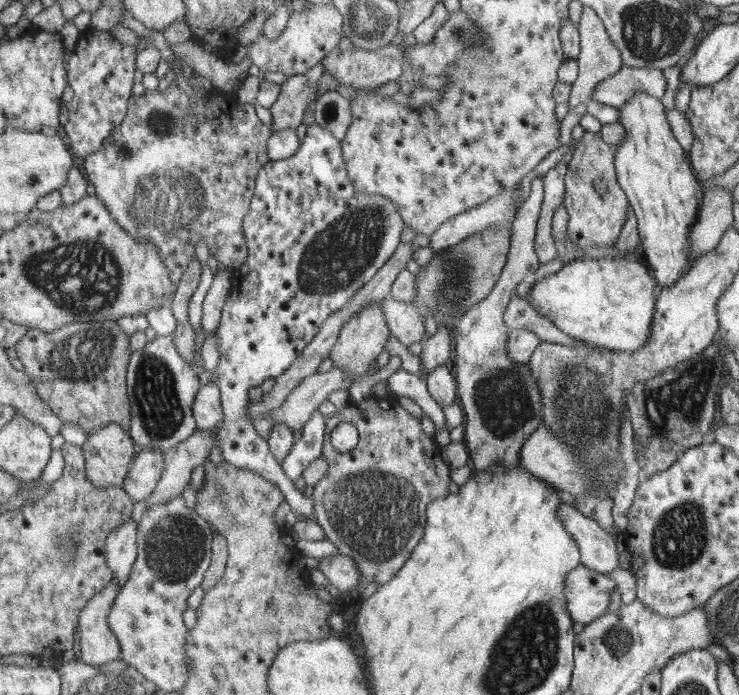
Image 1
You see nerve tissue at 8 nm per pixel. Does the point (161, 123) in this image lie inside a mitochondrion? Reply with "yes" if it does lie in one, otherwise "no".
yes

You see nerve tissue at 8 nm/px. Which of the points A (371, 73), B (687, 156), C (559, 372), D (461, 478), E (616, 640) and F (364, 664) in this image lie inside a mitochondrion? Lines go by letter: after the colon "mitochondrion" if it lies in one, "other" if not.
A: other
B: other
C: mitochondrion
D: other
E: mitochondrion
F: other

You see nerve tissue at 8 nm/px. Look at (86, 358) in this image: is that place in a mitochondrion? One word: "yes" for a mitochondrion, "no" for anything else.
yes

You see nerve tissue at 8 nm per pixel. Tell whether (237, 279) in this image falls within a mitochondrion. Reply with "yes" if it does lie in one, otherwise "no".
no

